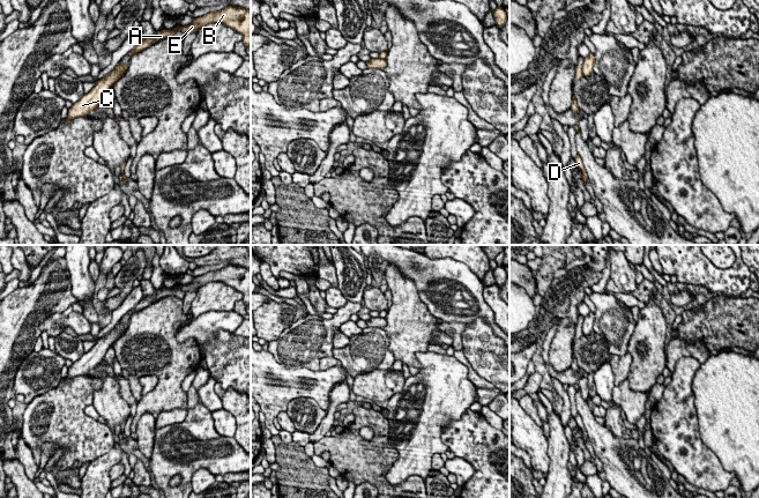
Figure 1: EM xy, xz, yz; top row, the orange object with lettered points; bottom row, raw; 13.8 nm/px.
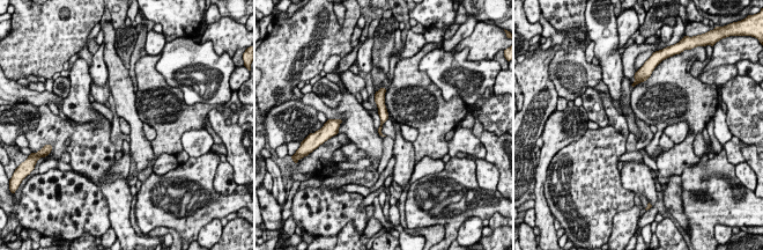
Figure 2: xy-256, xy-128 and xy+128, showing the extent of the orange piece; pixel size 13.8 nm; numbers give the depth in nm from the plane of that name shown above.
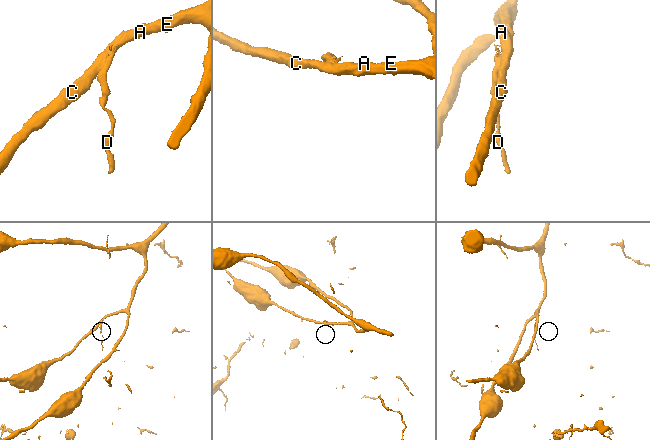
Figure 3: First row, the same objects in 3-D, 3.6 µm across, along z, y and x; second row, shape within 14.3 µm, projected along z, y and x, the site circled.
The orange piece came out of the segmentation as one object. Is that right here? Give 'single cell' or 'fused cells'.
fused cells

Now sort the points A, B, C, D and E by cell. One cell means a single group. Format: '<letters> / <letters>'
A B C E / D

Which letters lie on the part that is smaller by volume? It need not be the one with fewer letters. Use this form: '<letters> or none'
D

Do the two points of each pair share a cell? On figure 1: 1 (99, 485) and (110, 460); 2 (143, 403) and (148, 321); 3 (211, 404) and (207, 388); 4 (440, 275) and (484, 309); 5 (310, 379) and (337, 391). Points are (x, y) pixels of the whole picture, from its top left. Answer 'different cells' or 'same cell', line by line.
1: same cell
2: same cell
3: same cell
4: same cell
5: different cells

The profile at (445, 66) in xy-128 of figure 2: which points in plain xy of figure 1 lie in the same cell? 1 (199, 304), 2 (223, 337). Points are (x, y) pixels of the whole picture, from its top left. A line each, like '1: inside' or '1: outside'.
1: outside
2: outside

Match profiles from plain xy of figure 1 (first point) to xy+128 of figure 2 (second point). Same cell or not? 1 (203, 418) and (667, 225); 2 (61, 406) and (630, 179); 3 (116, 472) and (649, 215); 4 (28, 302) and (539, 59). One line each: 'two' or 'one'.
1: two
2: two
3: one
4: one

